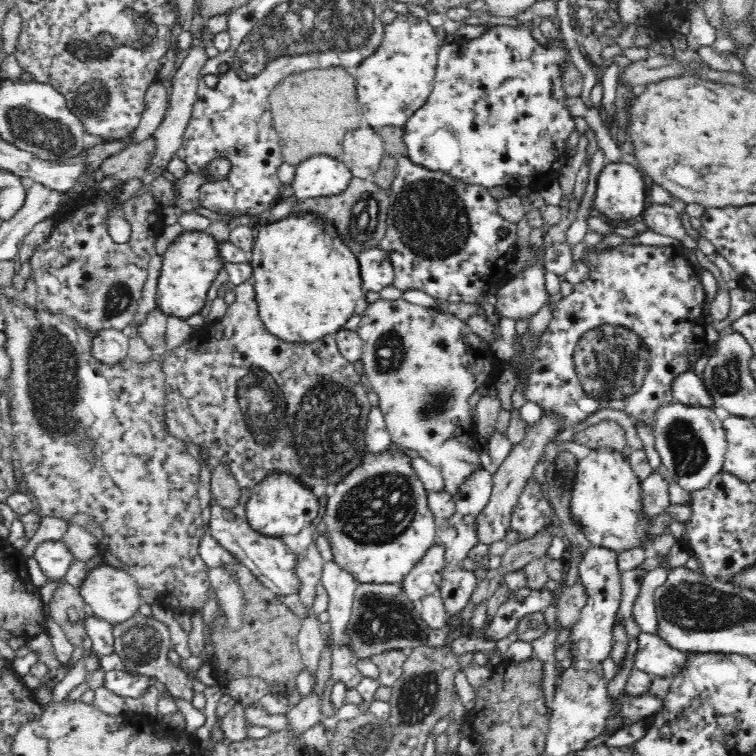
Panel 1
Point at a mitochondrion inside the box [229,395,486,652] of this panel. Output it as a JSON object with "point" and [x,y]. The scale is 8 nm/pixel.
{"point":[375,511]}

